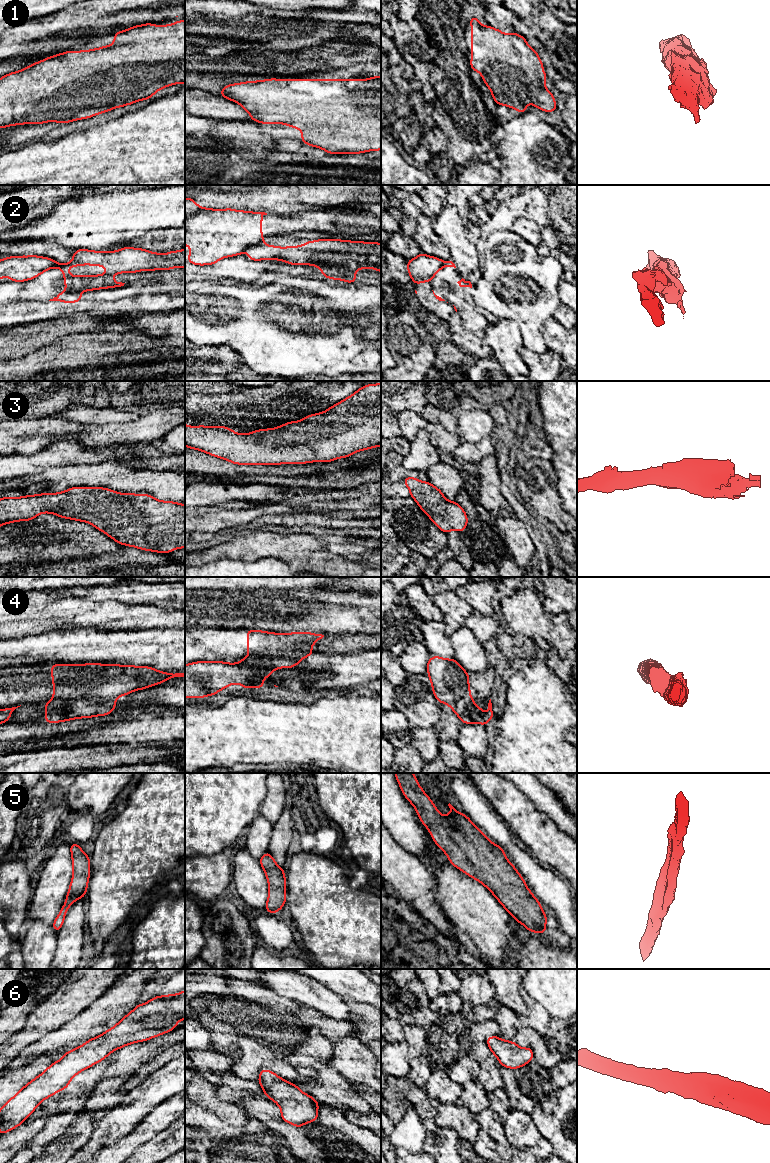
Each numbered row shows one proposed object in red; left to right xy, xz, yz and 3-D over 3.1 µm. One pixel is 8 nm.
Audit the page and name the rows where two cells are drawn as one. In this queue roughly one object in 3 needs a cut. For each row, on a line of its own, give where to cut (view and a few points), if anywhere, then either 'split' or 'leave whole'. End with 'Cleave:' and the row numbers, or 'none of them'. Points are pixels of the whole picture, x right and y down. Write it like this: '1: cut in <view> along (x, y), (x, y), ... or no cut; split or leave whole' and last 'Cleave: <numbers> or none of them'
1: no cut; leave whole
2: cut in xz along (262, 237), (258, 242), (250, 244), (241, 253); split
3: no cut; leave whole
4: cut in xy along (53, 697), (61, 699), (114, 699); split
5: no cut; leave whole
6: no cut; leave whole
Cleave: 2, 4

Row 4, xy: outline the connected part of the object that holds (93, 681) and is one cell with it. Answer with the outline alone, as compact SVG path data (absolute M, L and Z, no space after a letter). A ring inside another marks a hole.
M100 663L51 664L53 698L110 700L166 682L185 673L160 672L149 666Z

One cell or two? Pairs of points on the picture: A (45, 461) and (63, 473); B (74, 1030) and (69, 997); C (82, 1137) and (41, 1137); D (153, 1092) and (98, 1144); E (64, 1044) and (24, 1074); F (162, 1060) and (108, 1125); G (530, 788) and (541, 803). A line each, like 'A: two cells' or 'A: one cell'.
A: two cells
B: two cells
C: two cells
D: one cell
E: two cells
F: two cells
G: one cell

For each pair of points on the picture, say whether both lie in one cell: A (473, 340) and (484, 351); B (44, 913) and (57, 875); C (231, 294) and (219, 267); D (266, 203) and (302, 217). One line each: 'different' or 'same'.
A: same
B: same
C: different
D: different

